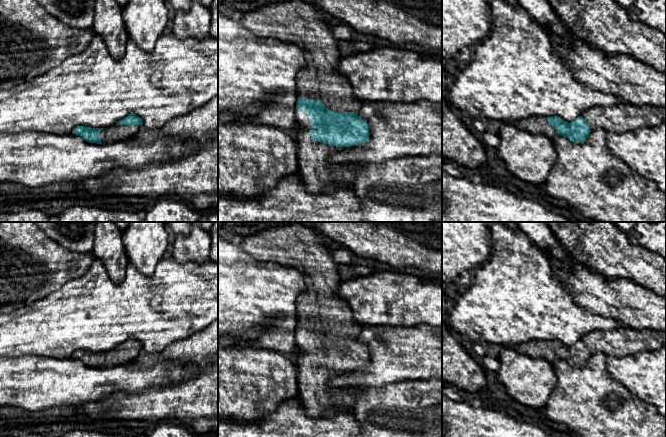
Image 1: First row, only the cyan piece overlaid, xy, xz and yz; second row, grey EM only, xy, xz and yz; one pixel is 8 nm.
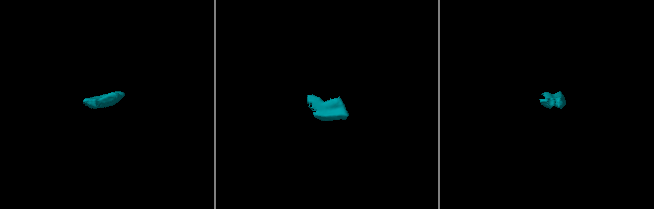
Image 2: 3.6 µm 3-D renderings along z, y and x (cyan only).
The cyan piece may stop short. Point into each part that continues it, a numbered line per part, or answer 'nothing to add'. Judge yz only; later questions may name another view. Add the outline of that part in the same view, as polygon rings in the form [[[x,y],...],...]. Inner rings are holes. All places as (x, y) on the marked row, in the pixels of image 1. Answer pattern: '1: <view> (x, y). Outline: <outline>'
1: yz (621, 117). Outline: [[[626,101],[610,107],[591,107],[584,110],[581,116],[591,130],[602,128],[606,132],[621,133],[666,124],[665,107],[639,106]]]
2: yz (536, 125). Outline: [[[530,117],[512,123],[519,129],[528,131],[532,134],[544,135],[551,140],[554,140],[558,136],[554,127],[548,123],[547,117]]]

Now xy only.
1: xy (116, 132). Outline: [[[116,123],[109,127],[105,127],[100,132],[102,144],[110,144],[120,140],[125,140],[135,136],[140,129],[140,125],[121,125]]]

